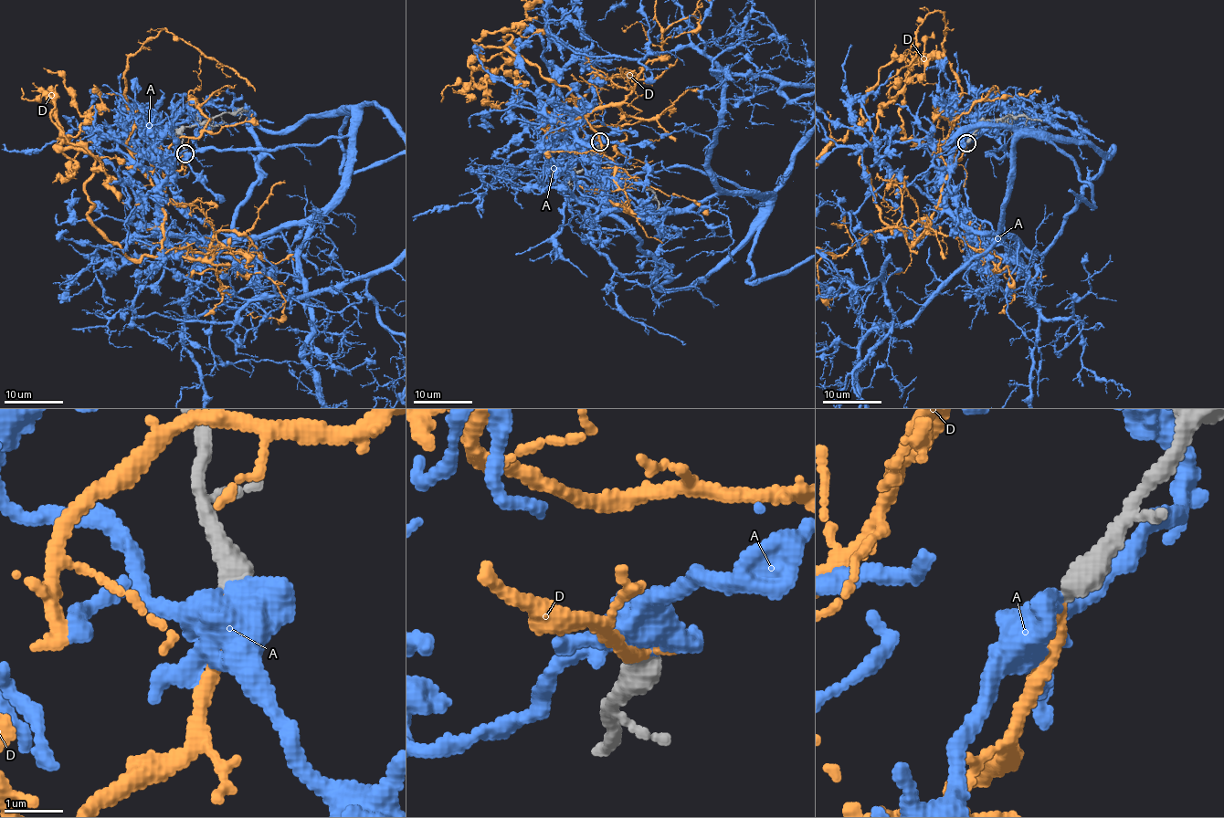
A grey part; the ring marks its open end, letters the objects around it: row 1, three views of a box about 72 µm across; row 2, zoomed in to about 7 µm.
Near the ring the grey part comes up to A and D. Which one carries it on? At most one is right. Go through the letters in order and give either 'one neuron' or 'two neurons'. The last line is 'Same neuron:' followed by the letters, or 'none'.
A: two neurons
D: one neuron
Same neuron: D

